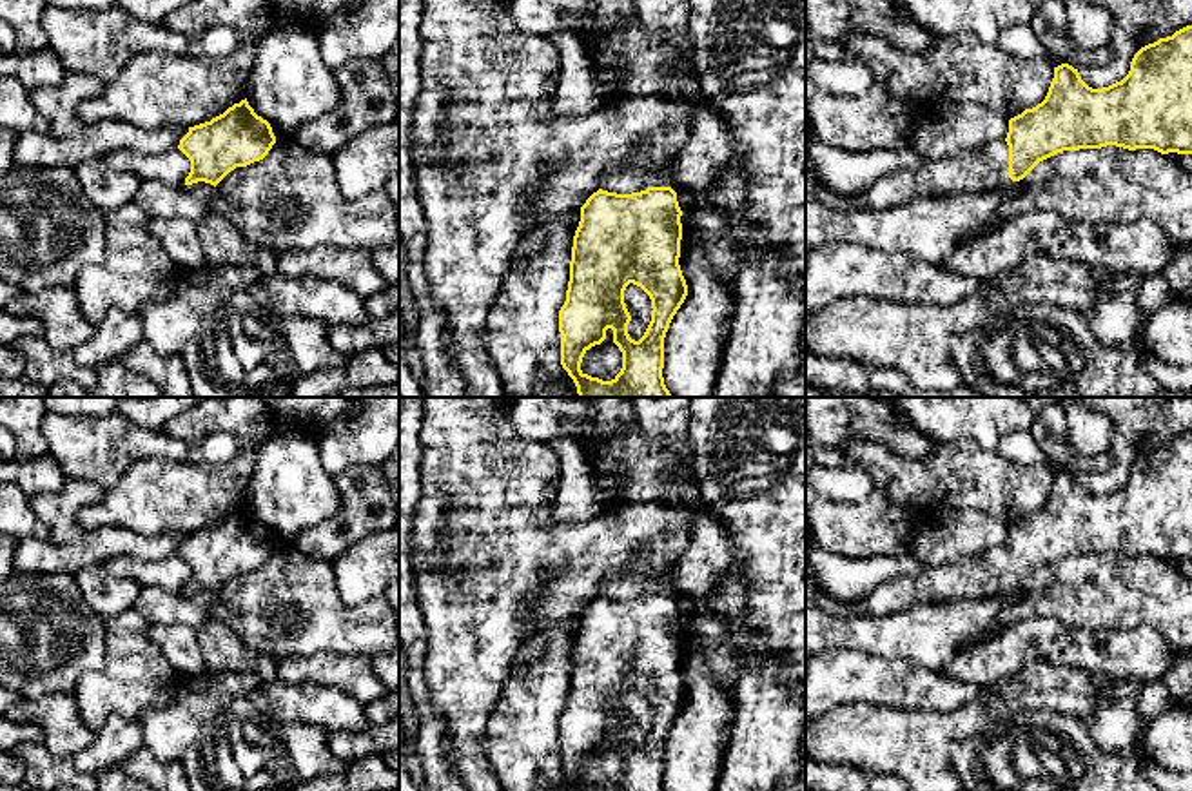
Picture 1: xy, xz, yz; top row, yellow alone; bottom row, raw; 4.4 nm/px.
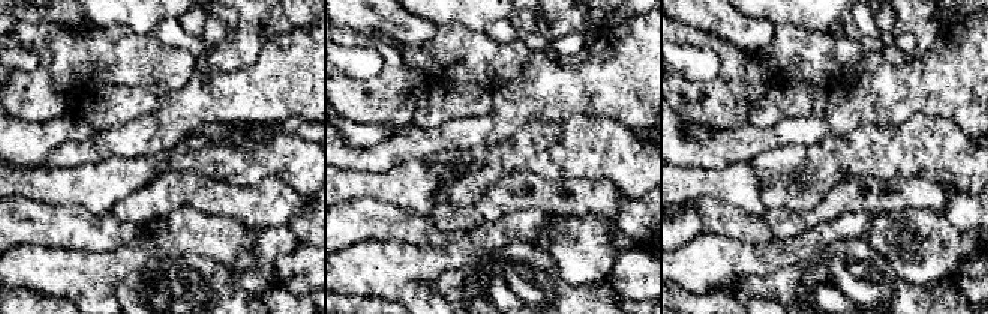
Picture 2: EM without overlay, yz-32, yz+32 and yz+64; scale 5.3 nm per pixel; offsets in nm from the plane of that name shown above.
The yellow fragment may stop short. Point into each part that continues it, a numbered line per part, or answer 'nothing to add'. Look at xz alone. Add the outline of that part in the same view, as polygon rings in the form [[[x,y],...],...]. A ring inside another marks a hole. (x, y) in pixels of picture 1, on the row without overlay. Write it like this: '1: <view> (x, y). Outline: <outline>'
1: xz (650, 559). Outline: [[[693,528],[666,532],[637,548],[631,566],[604,582],[601,595],[617,601],[640,599],[651,593],[651,579],[673,566],[691,541]]]

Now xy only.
nothing to add

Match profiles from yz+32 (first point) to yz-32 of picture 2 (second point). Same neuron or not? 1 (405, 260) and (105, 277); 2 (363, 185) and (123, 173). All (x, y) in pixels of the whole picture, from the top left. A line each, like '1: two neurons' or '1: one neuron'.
1: one neuron
2: one neuron

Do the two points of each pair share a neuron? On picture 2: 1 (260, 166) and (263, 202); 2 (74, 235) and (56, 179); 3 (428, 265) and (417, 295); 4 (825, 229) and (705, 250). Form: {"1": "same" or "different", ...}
{"1": "different", "2": "different", "3": "same", "4": "same"}

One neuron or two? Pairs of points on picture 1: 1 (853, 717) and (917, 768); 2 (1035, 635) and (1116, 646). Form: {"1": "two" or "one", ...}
{"1": "one", "2": "one"}

